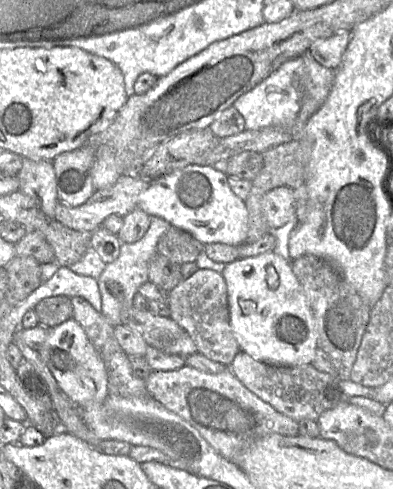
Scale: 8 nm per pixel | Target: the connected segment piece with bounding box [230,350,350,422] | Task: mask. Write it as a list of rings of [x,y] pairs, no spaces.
[[[239,350],[230,364],[230,369],[250,392],[296,422],[303,419],[317,421],[324,411],[342,402],[349,402],[350,397],[340,387],[340,379],[318,371],[311,364],[296,367],[273,366],[254,360]]]

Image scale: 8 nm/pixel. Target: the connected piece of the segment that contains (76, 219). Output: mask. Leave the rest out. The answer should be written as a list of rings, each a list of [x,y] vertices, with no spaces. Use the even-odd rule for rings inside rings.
[[[124,174],[110,187],[96,190],[93,195],[80,206],[68,207],[59,203],[55,209],[54,219],[70,229],[81,231],[89,235],[101,227],[103,221],[108,216],[115,214],[124,217],[137,209],[139,195],[148,188],[151,180],[154,179],[145,179],[138,175]]]

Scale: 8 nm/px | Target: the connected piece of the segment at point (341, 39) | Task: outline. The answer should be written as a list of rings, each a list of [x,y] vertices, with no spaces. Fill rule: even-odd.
[[[342,31],[314,41],[309,48],[312,57],[323,67],[336,69],[350,42],[351,31]]]

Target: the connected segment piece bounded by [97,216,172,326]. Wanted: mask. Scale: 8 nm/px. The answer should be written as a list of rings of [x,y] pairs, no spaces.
[[[153,216],[150,226],[144,236],[134,243],[122,243],[118,258],[112,263],[106,264],[103,272],[97,279],[99,292],[101,295],[101,313],[115,326],[122,323],[122,313],[129,311],[133,307],[133,298],[138,293],[140,286],[149,281],[149,262],[157,253],[157,244],[160,237],[170,229],[172,225],[166,220]]]

